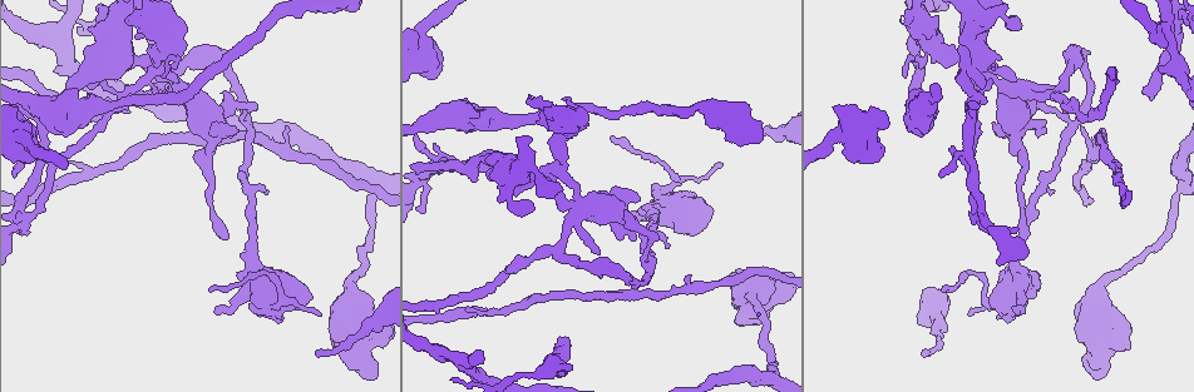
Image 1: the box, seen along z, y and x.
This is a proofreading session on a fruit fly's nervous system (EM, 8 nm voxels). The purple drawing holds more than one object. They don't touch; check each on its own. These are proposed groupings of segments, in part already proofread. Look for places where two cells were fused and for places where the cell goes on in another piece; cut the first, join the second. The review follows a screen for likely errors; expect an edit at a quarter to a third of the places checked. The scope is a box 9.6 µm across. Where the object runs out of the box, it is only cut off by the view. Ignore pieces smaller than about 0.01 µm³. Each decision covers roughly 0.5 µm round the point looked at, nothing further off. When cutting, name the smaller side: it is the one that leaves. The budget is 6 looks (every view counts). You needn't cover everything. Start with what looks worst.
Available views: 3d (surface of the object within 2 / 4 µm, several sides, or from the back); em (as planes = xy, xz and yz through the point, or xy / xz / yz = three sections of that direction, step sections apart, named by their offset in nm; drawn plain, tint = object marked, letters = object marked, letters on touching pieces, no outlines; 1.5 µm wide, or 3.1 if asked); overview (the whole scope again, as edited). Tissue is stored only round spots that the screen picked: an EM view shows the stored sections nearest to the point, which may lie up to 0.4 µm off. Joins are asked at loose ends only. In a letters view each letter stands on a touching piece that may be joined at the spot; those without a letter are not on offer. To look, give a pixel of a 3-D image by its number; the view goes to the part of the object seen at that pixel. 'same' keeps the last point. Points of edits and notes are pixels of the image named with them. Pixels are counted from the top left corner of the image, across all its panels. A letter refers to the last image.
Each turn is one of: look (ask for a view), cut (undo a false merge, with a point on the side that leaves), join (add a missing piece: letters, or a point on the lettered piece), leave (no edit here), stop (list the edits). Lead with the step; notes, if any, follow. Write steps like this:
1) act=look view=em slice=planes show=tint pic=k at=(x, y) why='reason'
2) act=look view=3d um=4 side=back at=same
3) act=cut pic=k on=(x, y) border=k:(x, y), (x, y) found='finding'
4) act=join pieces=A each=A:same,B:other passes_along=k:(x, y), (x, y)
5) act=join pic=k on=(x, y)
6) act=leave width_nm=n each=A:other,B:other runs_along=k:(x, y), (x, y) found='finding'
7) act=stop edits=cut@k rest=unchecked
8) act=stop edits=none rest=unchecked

act=look view=em slice=yz step=8 show=tint pic=1 at=(1045, 105) why='sudden change in width'

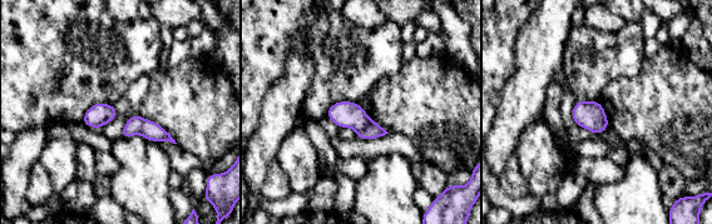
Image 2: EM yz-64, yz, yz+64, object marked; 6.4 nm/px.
act=look view=em slice=planes show=tint at=same why='another direction'

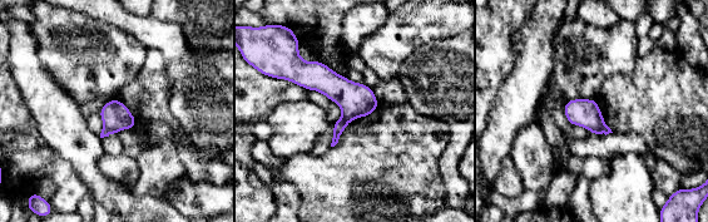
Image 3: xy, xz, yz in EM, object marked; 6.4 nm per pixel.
act=look view=em slice=planes show=letters at=same why='what lies round it'

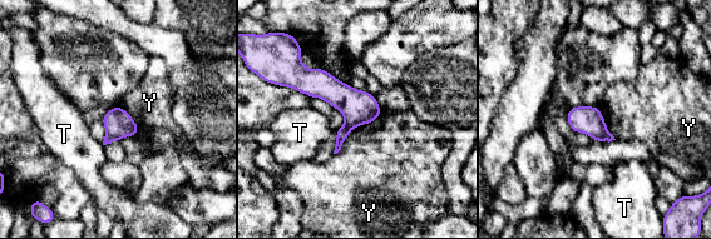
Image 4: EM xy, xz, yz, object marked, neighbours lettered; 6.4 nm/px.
act=cut pic=4 on=(608, 137) width_nm=180 each=T:other,Y:other found='a second cell is stuck on'

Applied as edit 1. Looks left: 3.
act=look view=em slice=xy step=8 show=tint pic=1 at=(42, 106)

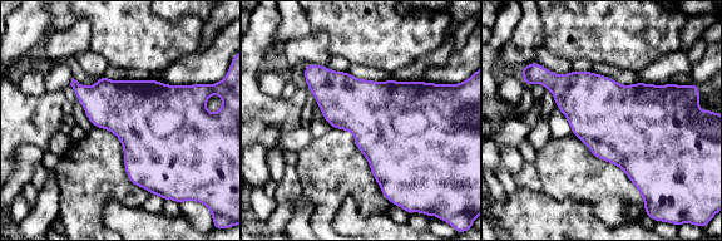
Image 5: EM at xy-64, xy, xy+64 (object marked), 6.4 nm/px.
act=look view=em slice=planes show=letters at=same why='another direction'

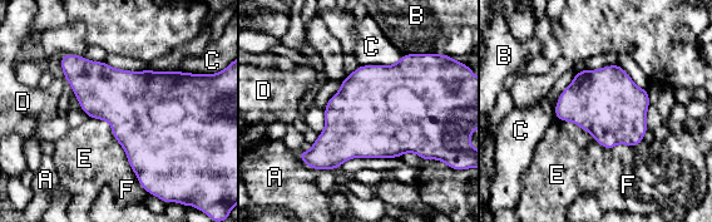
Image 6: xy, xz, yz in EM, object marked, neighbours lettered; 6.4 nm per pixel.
act=leave each=A:other,B:other,C:other,D:other,E:other,F:other border=6:(88, 117), (109, 124), (128, 162) found='all the same cell'

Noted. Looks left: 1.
act=stop edits=cut@4 rest=unchecked

